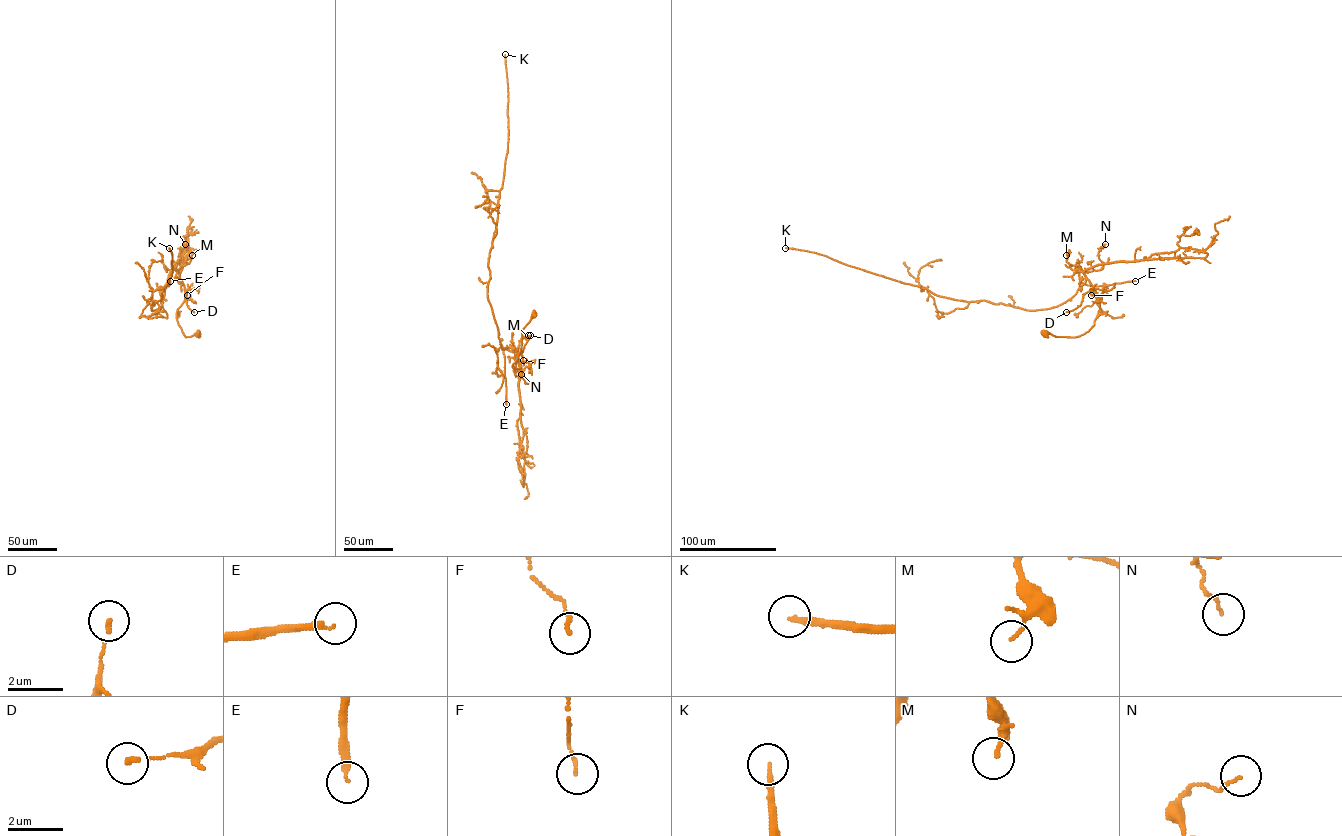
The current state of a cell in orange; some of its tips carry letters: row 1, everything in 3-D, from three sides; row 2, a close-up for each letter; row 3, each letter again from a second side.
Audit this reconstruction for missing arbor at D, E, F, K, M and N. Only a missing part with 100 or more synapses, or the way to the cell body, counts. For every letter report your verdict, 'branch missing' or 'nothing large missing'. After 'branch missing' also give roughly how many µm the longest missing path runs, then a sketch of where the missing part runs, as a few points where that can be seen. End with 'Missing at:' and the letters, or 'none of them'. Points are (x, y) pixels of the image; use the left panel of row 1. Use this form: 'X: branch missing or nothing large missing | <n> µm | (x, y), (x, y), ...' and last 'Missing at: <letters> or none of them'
D: nothing large missing
E: branch missing | 200 µm | (170, 281), (174, 280), (170, 264), (181, 203), (177, 193)
F: nothing large missing
K: branch missing | 550 µm | (169, 248), (166, 245), (159, 167), (123, 119), (57, 61), (34, 4), (24, 1)
M: nothing large missing
N: nothing large missing
Missing at: E, K

